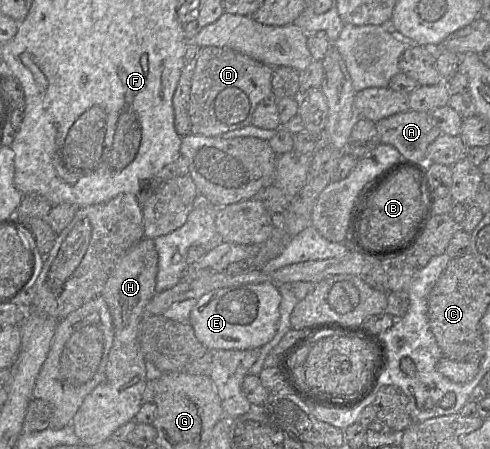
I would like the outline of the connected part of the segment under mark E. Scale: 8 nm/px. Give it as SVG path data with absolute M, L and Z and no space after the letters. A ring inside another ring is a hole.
M272 281L216 289L197 299L189 323L199 342L211 351L259 349L277 331L280 303L278 285Z

